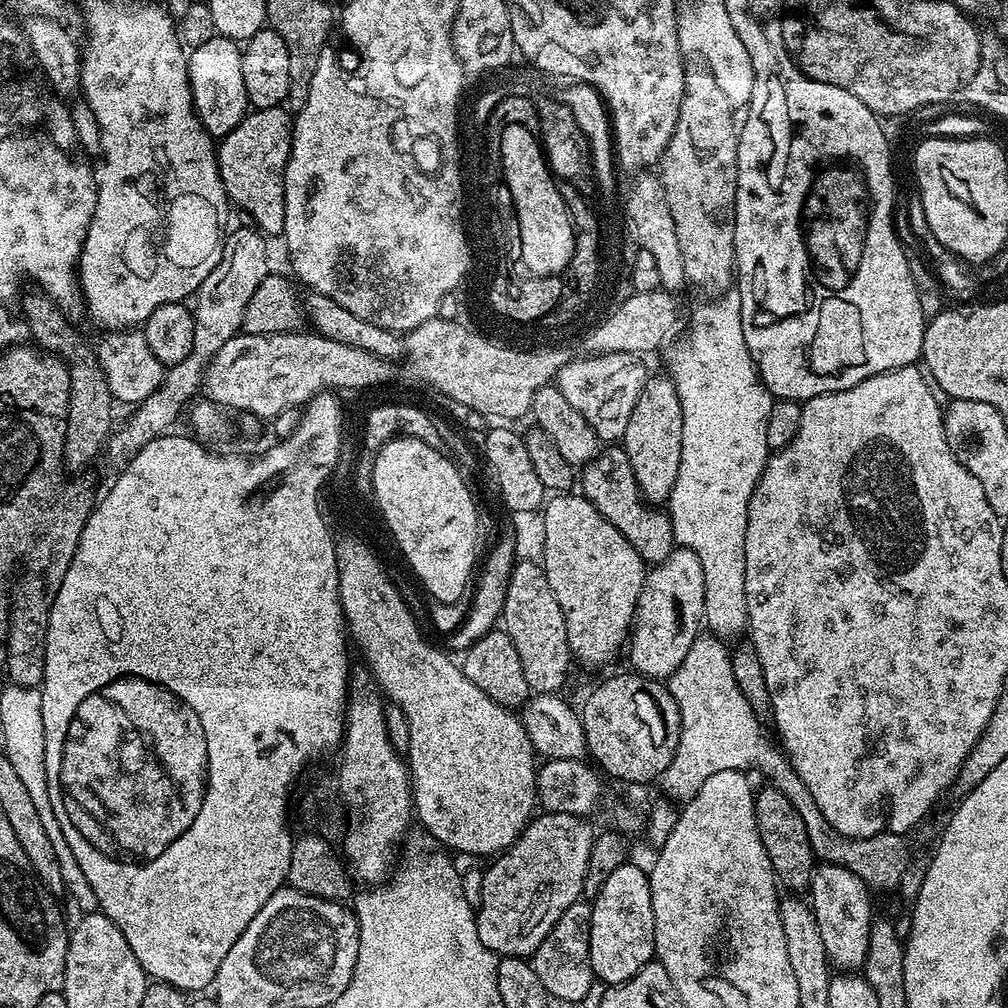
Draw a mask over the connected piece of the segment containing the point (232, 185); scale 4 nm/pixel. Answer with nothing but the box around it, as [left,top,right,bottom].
[218,107,294,237]

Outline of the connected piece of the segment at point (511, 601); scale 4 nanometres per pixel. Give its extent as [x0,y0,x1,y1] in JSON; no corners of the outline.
[500,559,574,693]

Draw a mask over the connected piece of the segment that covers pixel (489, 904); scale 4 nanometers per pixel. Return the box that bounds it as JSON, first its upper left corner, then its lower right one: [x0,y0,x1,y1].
[476,813,596,957]

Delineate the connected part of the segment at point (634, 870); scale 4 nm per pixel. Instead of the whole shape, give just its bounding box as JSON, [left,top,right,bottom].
[590,862,654,985]

